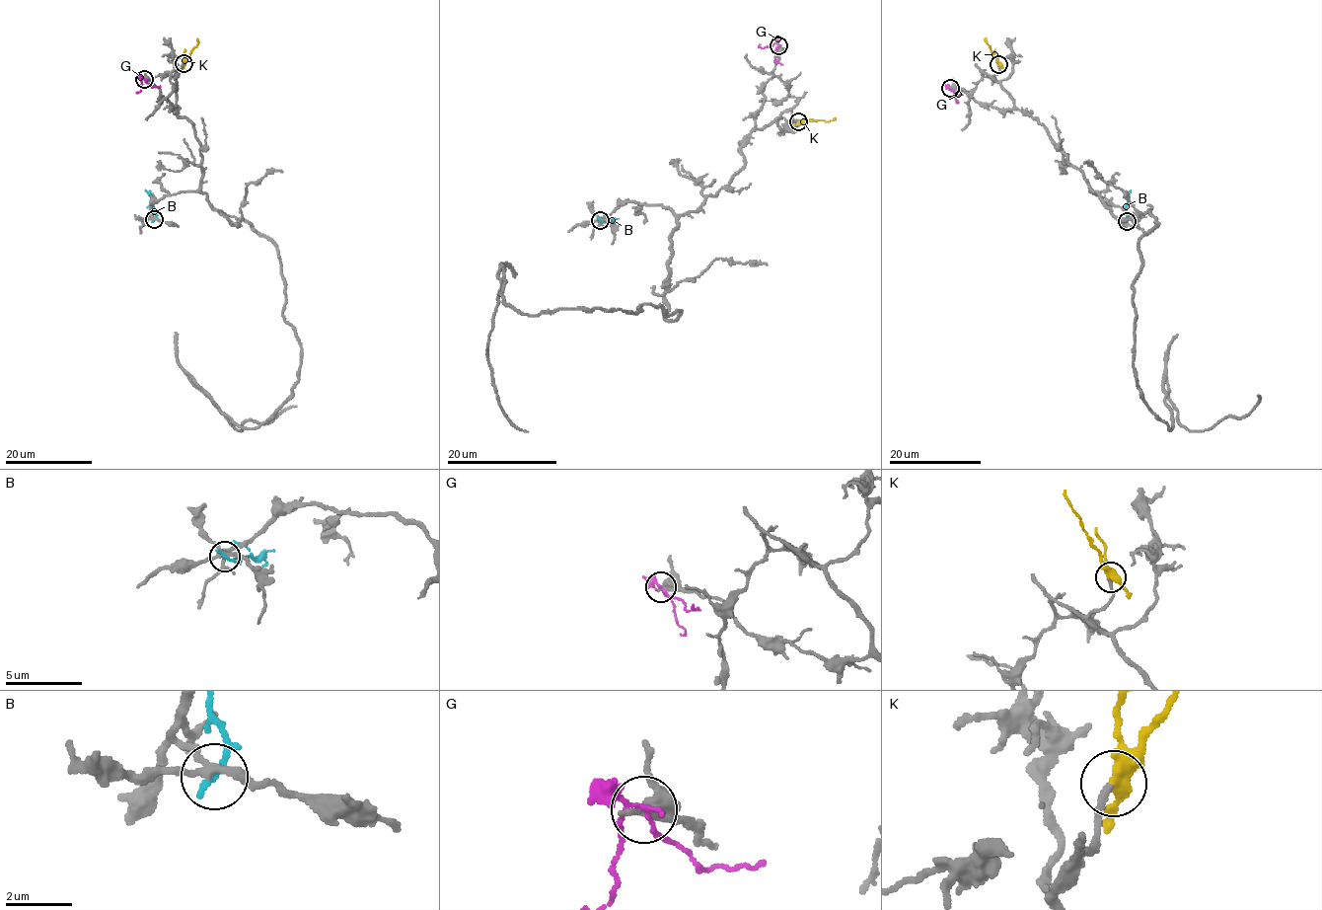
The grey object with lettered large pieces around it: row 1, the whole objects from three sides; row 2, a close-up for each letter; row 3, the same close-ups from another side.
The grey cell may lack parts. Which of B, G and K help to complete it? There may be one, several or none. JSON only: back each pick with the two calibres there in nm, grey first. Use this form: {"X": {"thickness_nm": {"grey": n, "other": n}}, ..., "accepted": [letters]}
{"K": {"thickness_nm": {"grey": 200, "other": 340}}, "accepted": ["K"]}

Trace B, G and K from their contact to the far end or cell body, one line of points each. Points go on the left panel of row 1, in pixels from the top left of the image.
B: (155, 219), (156, 212), (145, 189)
G: (144, 79), (153, 87), (160, 85)
K: (183, 63), (196, 45), (196, 38)

